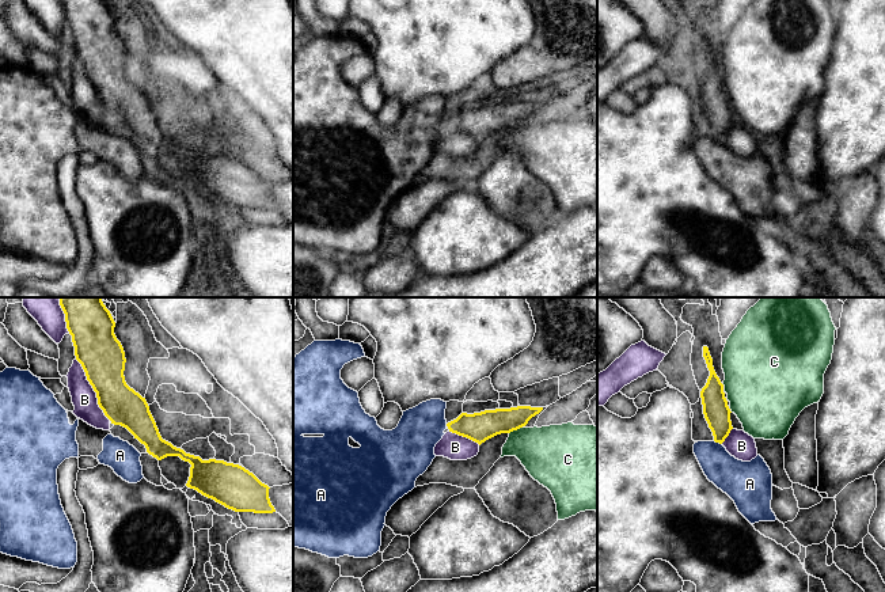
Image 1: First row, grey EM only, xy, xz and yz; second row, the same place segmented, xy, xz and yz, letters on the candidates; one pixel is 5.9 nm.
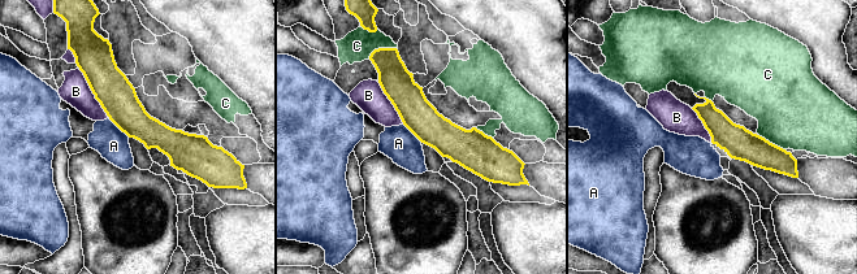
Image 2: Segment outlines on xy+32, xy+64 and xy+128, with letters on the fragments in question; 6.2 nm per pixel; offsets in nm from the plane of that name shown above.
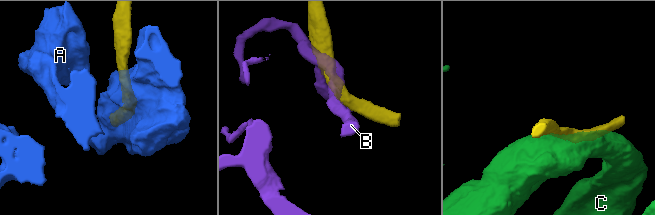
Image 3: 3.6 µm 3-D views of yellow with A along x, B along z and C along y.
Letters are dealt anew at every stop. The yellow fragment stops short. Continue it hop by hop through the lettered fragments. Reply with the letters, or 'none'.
none

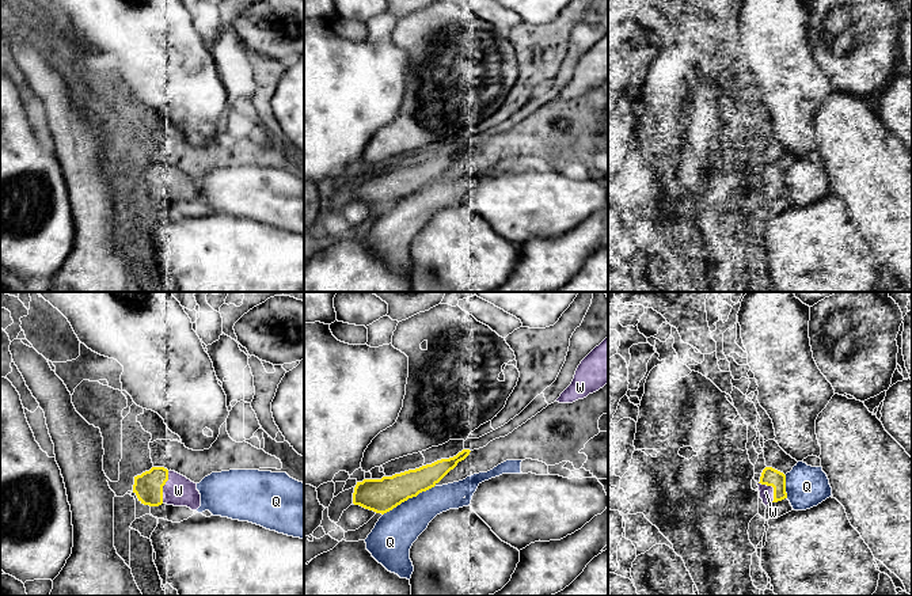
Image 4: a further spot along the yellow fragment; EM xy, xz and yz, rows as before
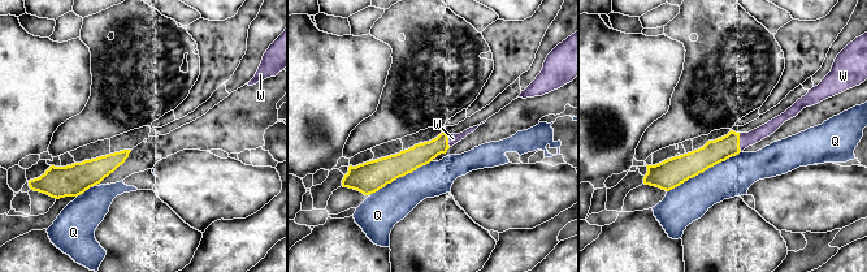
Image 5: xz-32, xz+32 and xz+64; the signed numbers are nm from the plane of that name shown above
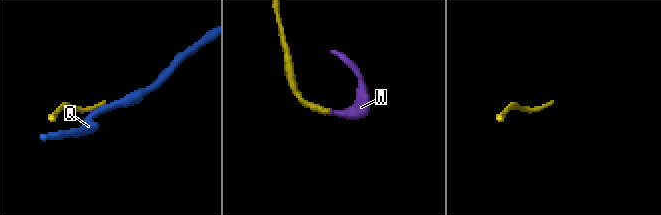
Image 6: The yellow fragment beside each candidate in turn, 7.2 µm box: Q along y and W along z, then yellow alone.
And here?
W

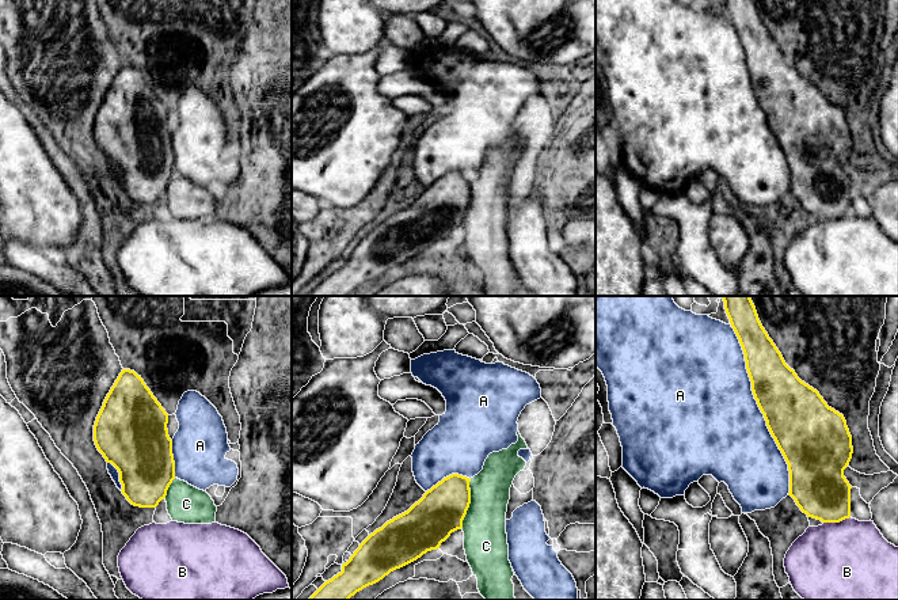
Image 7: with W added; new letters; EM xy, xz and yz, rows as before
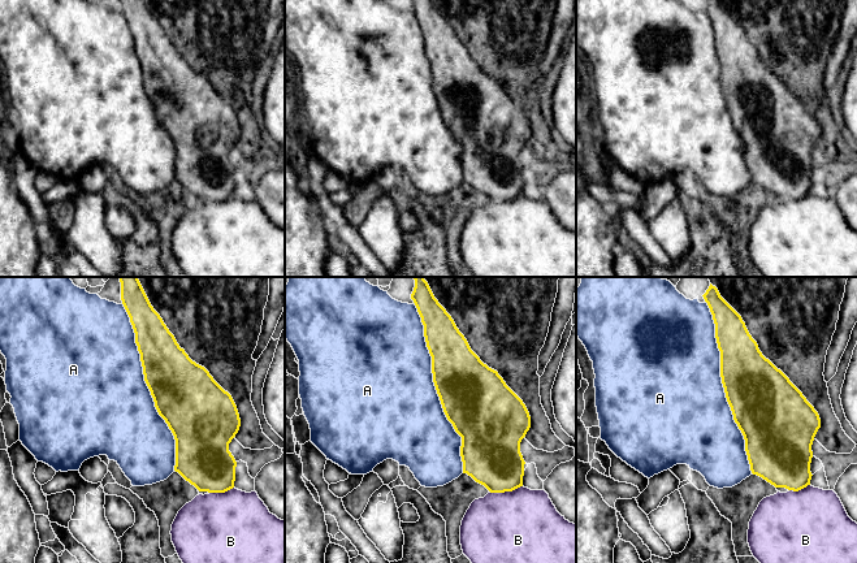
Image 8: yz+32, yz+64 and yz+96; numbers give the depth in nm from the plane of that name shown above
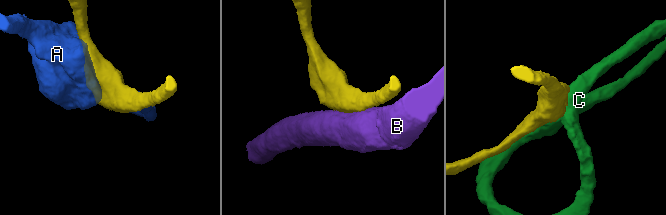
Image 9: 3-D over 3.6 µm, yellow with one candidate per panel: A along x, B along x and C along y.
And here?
C

